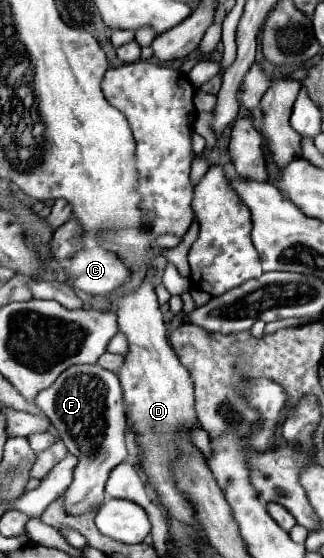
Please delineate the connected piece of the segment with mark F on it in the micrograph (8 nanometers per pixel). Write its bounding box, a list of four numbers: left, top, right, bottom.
[36,364,128,516]

